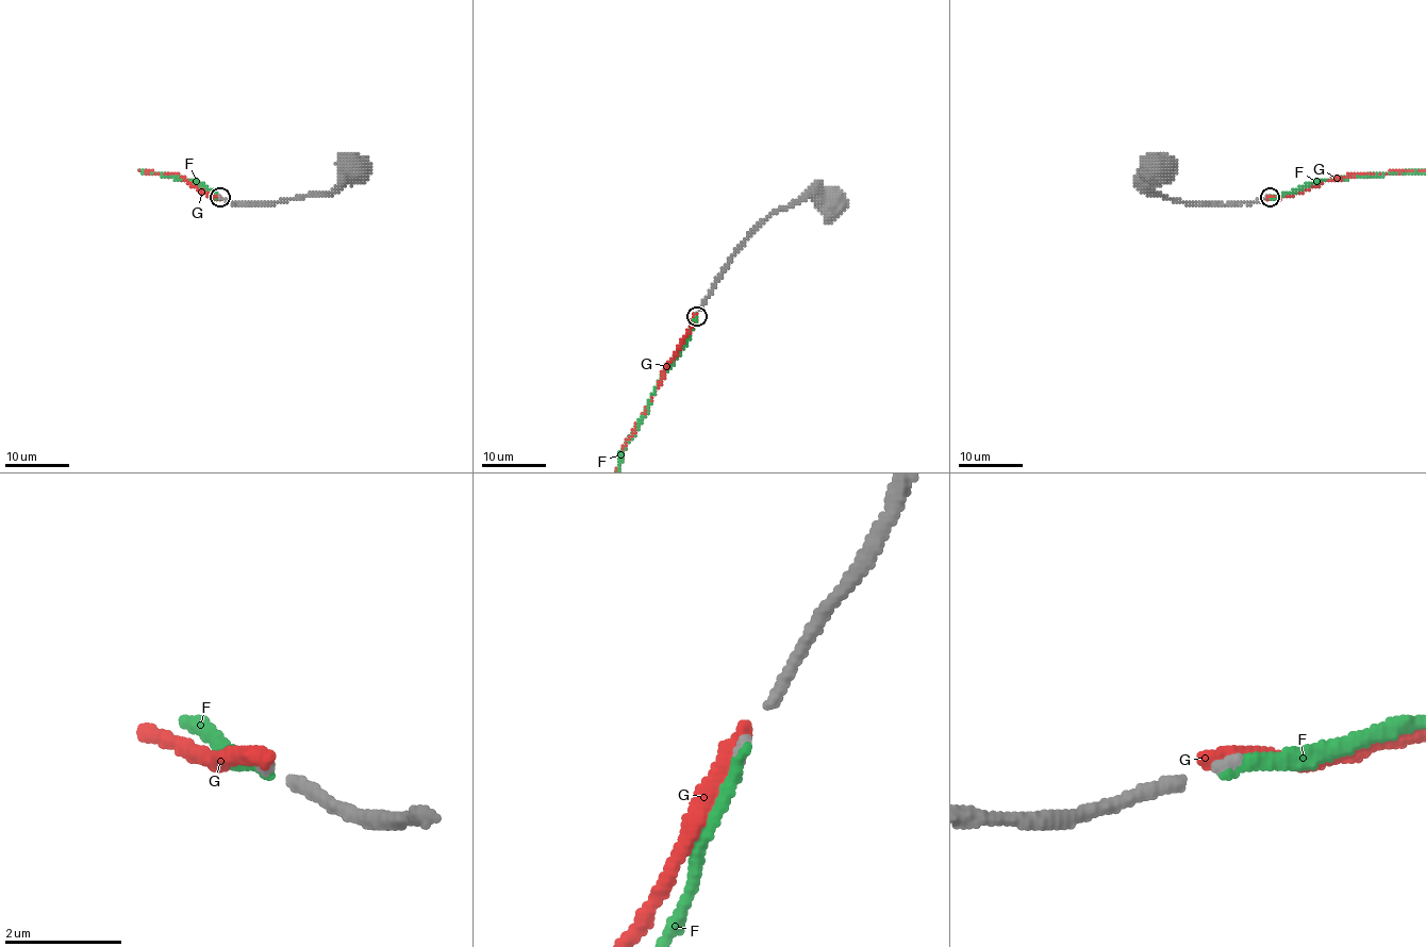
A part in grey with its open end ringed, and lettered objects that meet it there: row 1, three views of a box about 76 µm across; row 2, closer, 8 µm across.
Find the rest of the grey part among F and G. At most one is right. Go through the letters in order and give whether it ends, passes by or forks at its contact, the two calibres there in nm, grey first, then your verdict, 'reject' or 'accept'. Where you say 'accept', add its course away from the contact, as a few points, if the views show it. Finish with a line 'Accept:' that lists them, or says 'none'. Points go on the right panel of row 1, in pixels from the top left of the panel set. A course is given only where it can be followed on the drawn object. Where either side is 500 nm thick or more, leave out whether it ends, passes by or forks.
F: it ends; calibres 160 and 240 nm; accept
G: it ends; calibres 160 and 360 nm; reject
Accept: F

